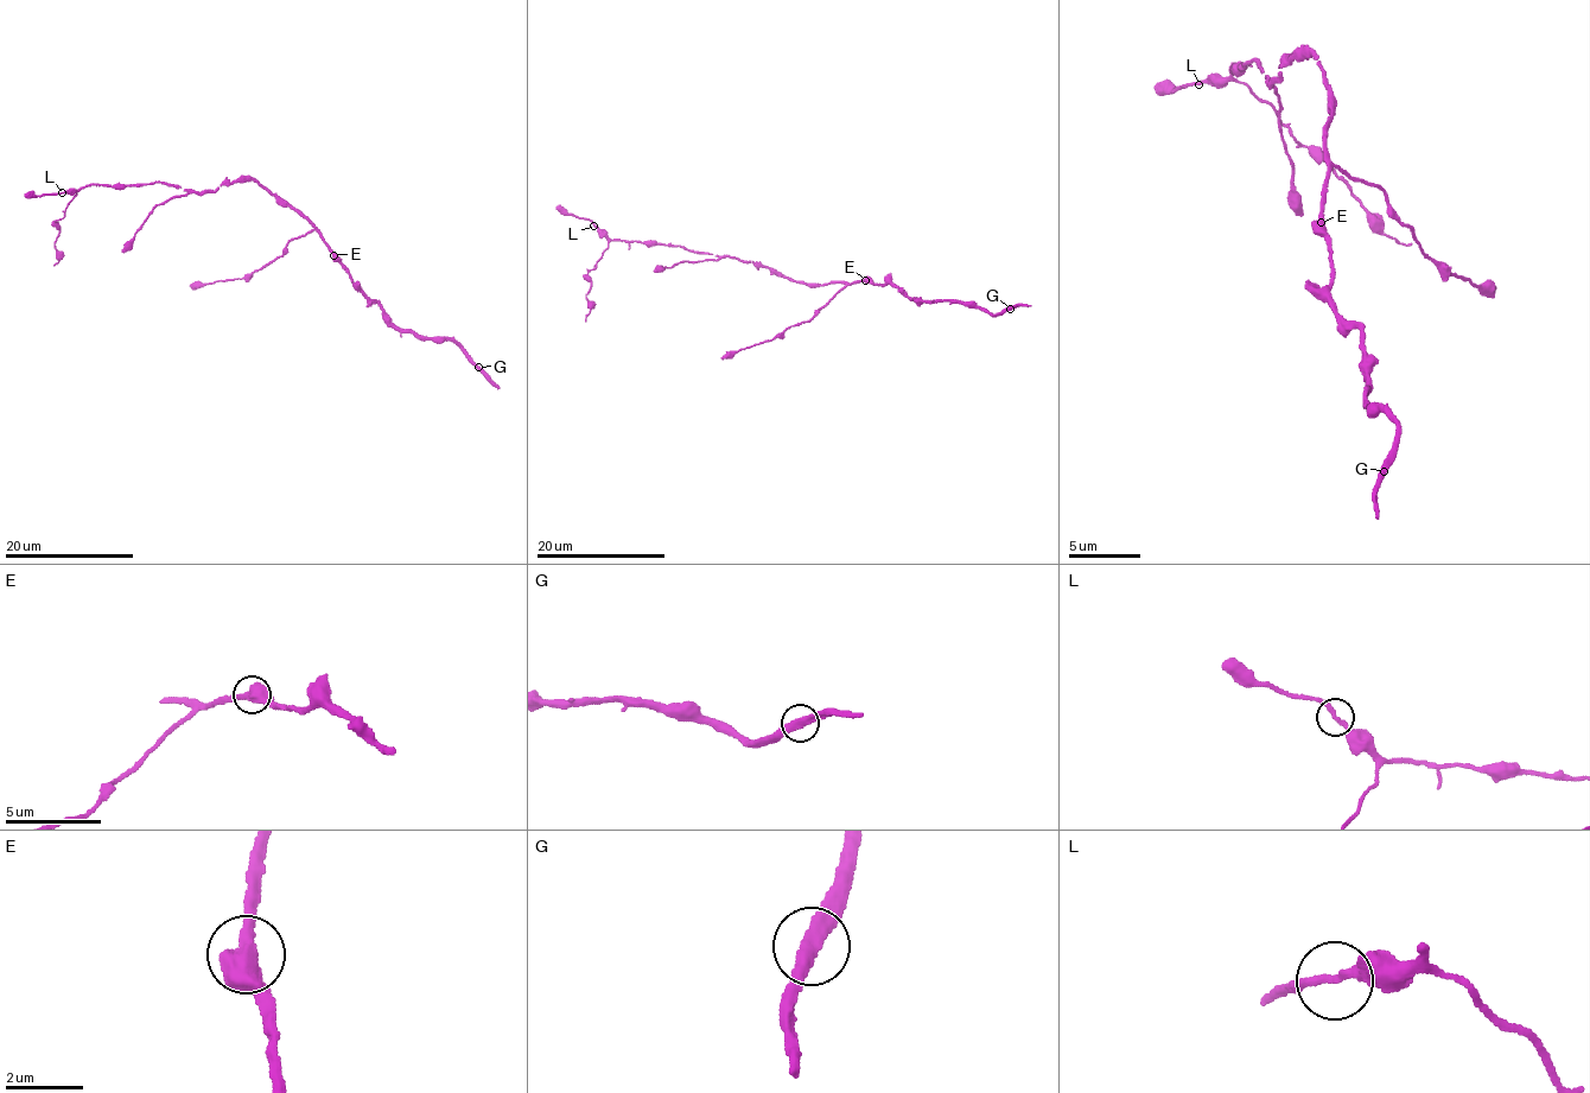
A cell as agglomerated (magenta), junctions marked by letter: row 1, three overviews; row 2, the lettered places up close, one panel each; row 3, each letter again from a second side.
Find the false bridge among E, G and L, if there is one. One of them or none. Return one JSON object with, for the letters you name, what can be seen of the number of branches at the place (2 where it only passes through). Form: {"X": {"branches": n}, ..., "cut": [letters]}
{"cut": []}

